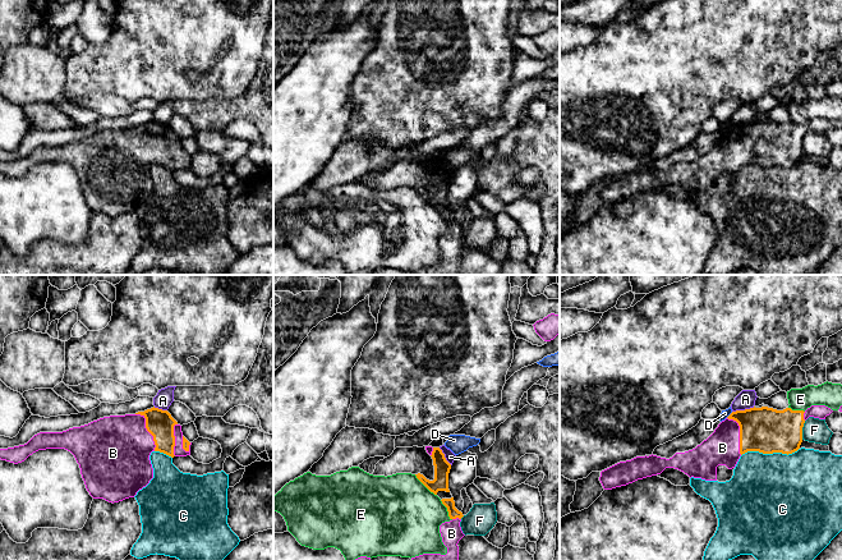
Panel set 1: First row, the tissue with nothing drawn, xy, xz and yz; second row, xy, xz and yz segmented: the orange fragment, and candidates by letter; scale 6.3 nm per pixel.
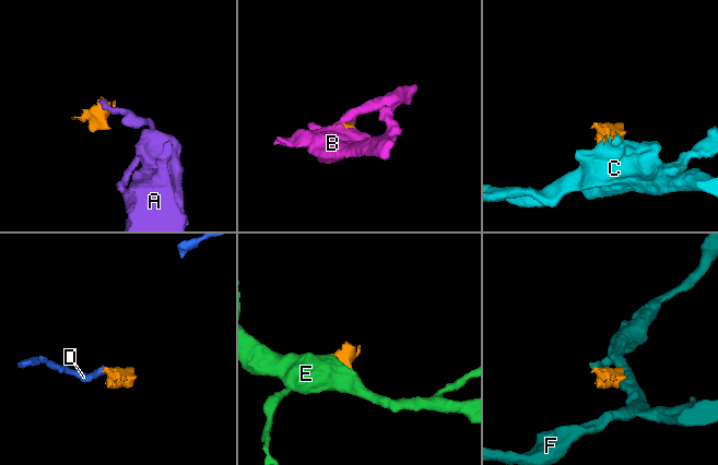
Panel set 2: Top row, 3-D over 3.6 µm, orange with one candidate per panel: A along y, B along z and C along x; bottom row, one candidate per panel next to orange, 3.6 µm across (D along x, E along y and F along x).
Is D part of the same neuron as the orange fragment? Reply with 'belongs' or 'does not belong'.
does not belong

